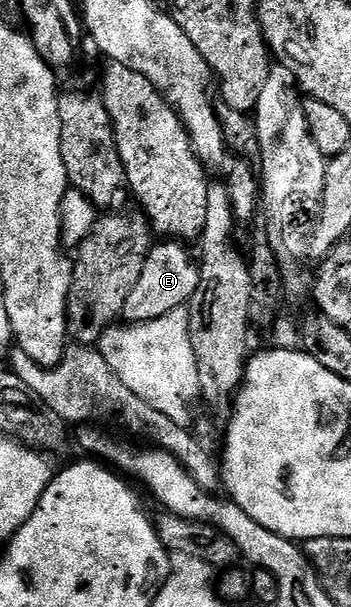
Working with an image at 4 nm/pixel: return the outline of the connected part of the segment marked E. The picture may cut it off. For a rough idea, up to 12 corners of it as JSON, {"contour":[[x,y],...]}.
{"contour":[[153,244],[126,295],[125,322],[187,306],[200,267],[187,244]]}

